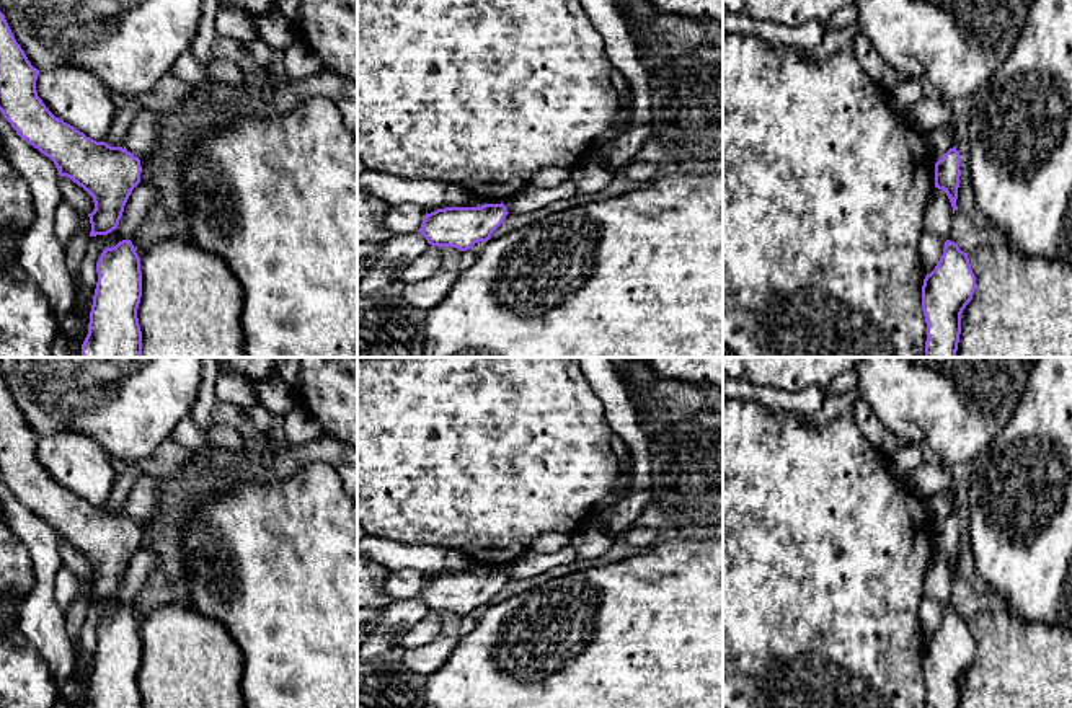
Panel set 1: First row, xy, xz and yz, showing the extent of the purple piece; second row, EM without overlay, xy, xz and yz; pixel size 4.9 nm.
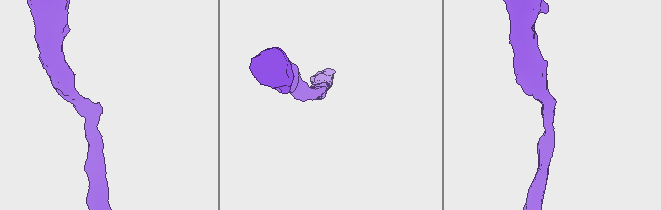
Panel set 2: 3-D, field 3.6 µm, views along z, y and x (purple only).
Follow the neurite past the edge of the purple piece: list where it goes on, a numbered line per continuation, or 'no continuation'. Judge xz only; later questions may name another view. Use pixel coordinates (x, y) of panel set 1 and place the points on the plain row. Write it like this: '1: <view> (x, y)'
no continuation

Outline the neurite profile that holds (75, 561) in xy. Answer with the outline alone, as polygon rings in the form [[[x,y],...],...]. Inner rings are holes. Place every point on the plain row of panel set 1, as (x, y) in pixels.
[[[60,542],[59,551],[62,566],[65,566],[73,576],[82,581],[88,581],[93,577],[93,563],[82,551],[78,551],[67,542]]]

